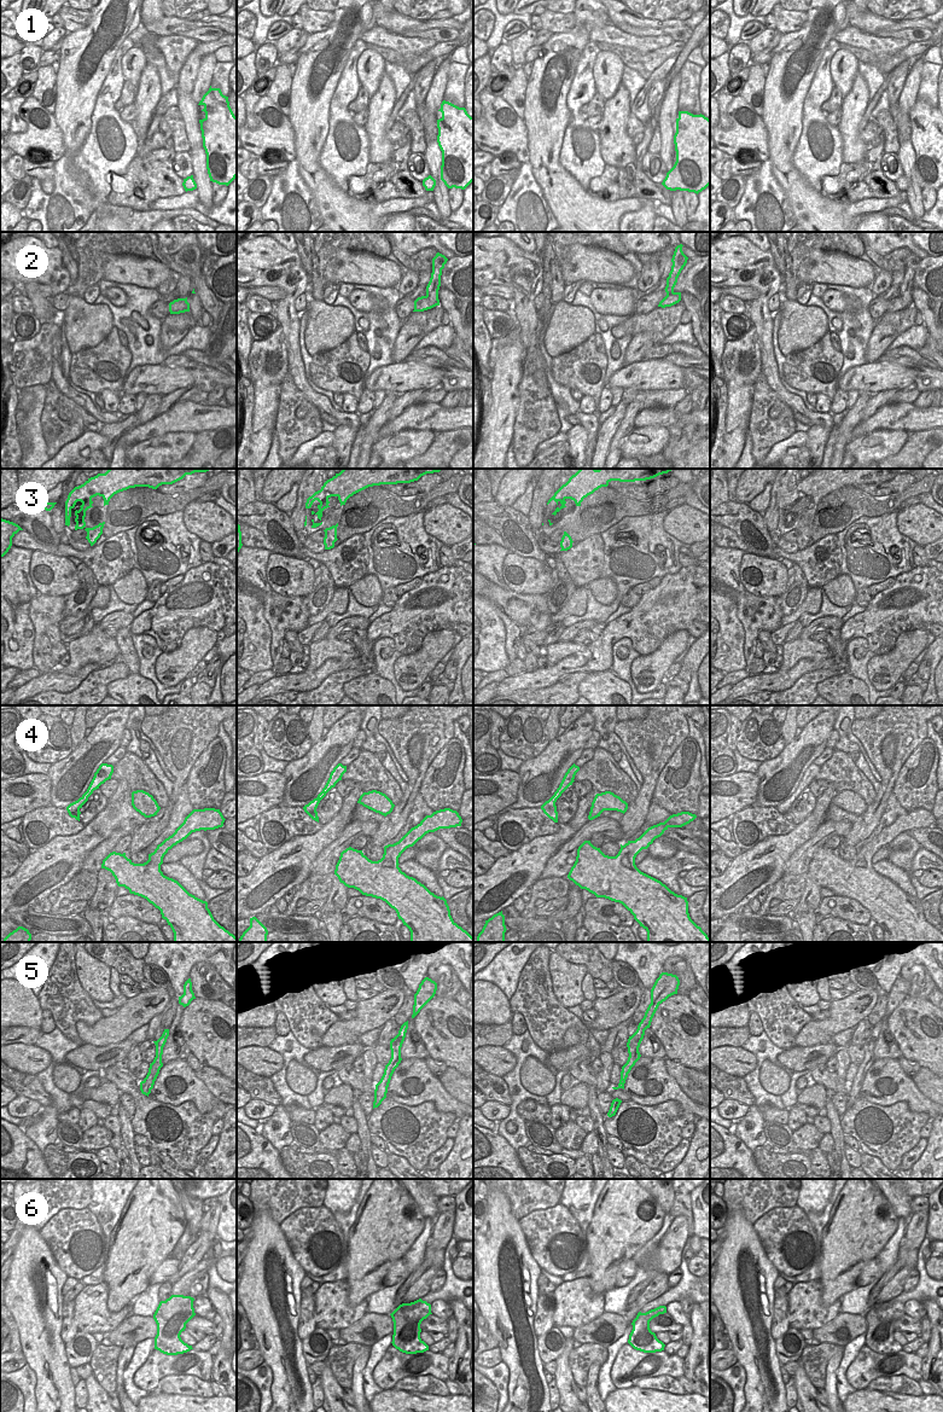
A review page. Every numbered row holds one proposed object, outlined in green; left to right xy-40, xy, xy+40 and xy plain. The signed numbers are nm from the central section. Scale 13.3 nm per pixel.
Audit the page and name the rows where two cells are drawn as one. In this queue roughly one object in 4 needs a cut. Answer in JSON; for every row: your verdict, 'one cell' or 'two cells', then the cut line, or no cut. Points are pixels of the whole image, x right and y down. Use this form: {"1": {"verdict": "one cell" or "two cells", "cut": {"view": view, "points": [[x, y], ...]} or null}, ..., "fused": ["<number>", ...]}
{"1": {"verdict": "one cell", "cut": null}, "2": {"verdict": "two cells", "cut": {"view": "xy", "points": [[430, 279], [440, 283]]}}, "3": {"verdict": "one cell", "cut": null}, "4": {"verdict": "one cell", "cut": null}, "5": {"verdict": "one cell", "cut": null}, "6": {"verdict": "one cell", "cut": null}, "fused": ["2"]}

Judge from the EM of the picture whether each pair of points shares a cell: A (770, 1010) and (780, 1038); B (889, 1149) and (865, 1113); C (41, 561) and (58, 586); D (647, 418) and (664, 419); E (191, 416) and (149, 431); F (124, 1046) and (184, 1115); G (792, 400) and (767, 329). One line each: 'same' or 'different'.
A: same
B: same
C: same
D: same
E: same
F: different
G: same

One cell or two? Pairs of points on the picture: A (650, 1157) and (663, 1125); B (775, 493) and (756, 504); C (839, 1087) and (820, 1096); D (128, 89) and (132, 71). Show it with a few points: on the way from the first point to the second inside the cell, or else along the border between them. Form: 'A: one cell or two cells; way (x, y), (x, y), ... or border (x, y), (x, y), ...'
A: one cell; way (650, 1149), (656, 1133)
B: two cells; border (772, 483), (768, 507), (761, 513)
C: two cells; border (811, 1081), (821, 1084), (828, 1091)
D: two cells; border (124, 80), (137, 86)

